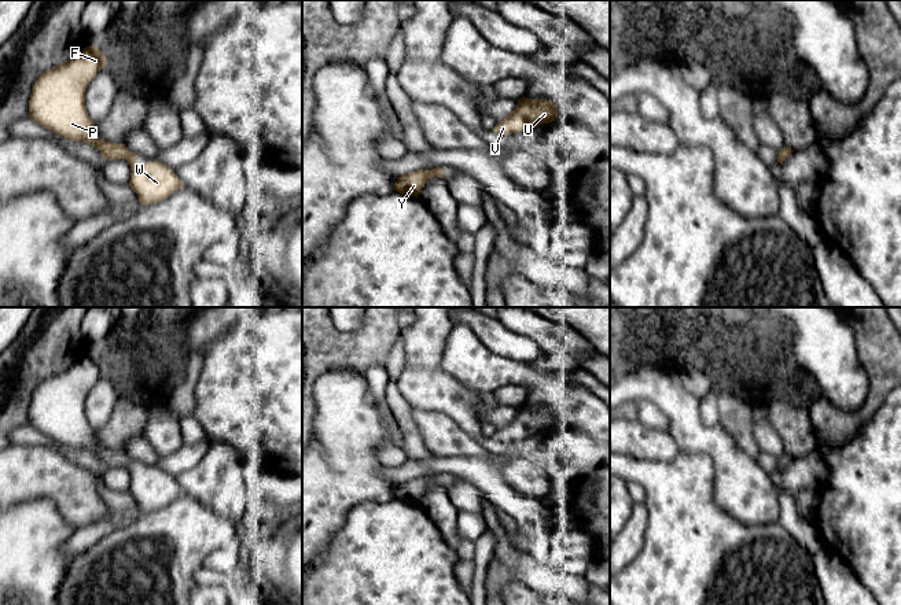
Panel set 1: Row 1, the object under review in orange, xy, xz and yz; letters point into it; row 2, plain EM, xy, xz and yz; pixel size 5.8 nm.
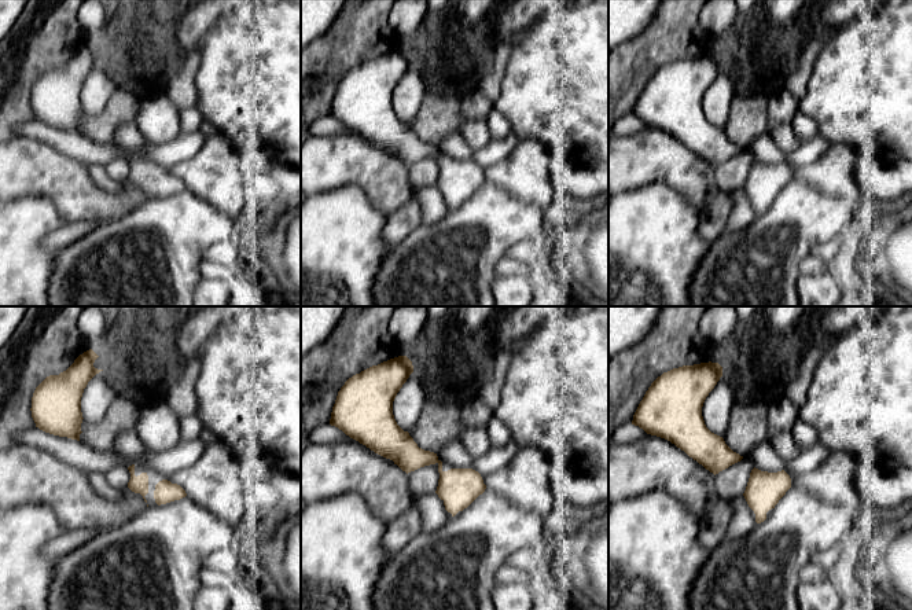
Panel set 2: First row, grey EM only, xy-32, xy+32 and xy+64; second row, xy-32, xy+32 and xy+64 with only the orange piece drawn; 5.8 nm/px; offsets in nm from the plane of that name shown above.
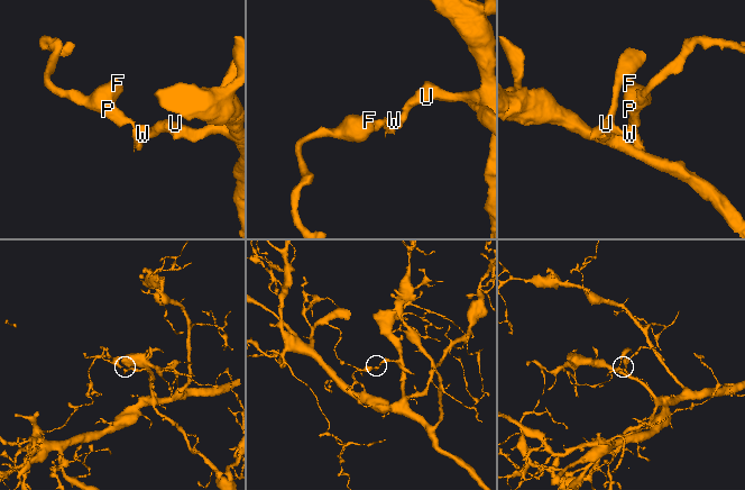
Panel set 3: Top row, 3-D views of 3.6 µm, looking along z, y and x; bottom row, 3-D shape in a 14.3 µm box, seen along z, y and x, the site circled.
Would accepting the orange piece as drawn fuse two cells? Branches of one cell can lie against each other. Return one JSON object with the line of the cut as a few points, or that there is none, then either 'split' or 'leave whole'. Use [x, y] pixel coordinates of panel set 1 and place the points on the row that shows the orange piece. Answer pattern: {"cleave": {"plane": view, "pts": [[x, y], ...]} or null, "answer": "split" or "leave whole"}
{"cleave": null, "answer": "leave whole"}

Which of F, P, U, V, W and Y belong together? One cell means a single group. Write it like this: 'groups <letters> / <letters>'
groups F P U V W Y

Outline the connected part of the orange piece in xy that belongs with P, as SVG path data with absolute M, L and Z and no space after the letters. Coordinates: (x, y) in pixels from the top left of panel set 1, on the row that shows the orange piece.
M93 45L45 70L32 88L29 118L60 137L92 144L109 162L126 159L132 170L129 185L139 195L140 204L163 200L184 187L174 171L158 161L148 161L137 169L137 155L125 144L100 139L95 122L87 112L87 88L104 66L104 54Z

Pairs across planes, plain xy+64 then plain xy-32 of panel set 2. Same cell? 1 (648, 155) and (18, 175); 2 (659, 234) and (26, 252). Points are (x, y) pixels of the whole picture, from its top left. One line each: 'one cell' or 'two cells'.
1: one cell
2: one cell

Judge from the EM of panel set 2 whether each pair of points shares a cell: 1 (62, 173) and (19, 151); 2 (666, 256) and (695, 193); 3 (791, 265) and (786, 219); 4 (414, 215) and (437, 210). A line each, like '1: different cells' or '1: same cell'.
1: same cell
2: different cells
3: same cell
4: different cells

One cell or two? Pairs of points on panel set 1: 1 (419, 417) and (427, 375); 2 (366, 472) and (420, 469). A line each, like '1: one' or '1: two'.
1: two
2: two

